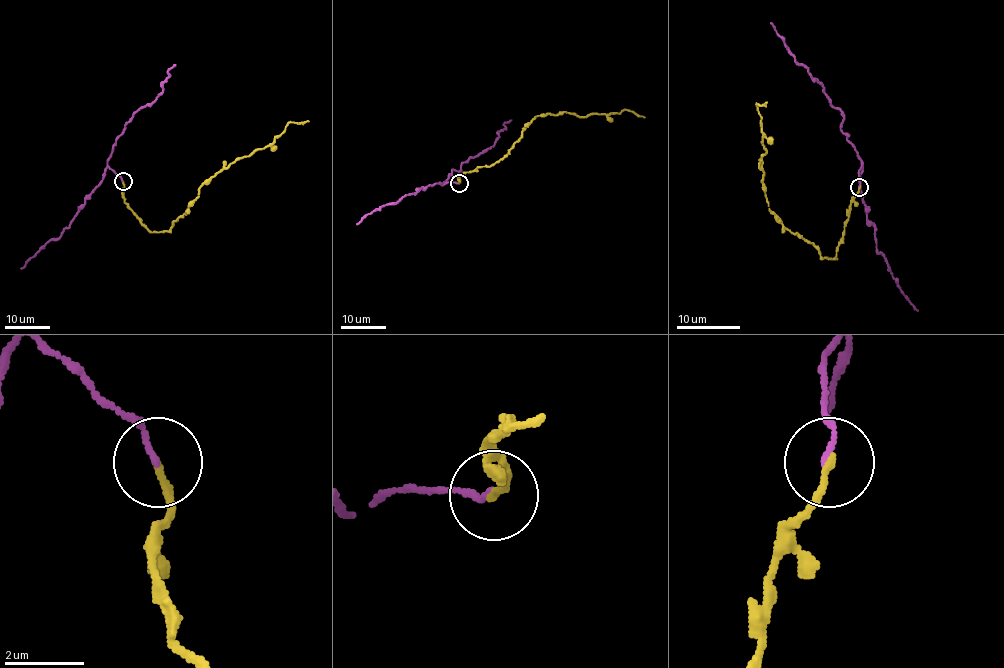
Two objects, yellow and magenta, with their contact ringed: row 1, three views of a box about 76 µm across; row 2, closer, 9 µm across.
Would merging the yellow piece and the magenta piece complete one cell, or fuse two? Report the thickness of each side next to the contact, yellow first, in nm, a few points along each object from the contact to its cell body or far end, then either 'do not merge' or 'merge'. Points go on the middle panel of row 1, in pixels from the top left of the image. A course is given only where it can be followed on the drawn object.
180/130 nm | yellow via (458, 182), (459, 176), (493, 165), (538, 115), (567, 112), (585, 117), (626, 110), (644, 117) | magenta via (458, 182), (444, 184), (451, 170), (459, 171), (467, 160), (487, 151), (505, 128), (504, 123), (512, 120) | merge

